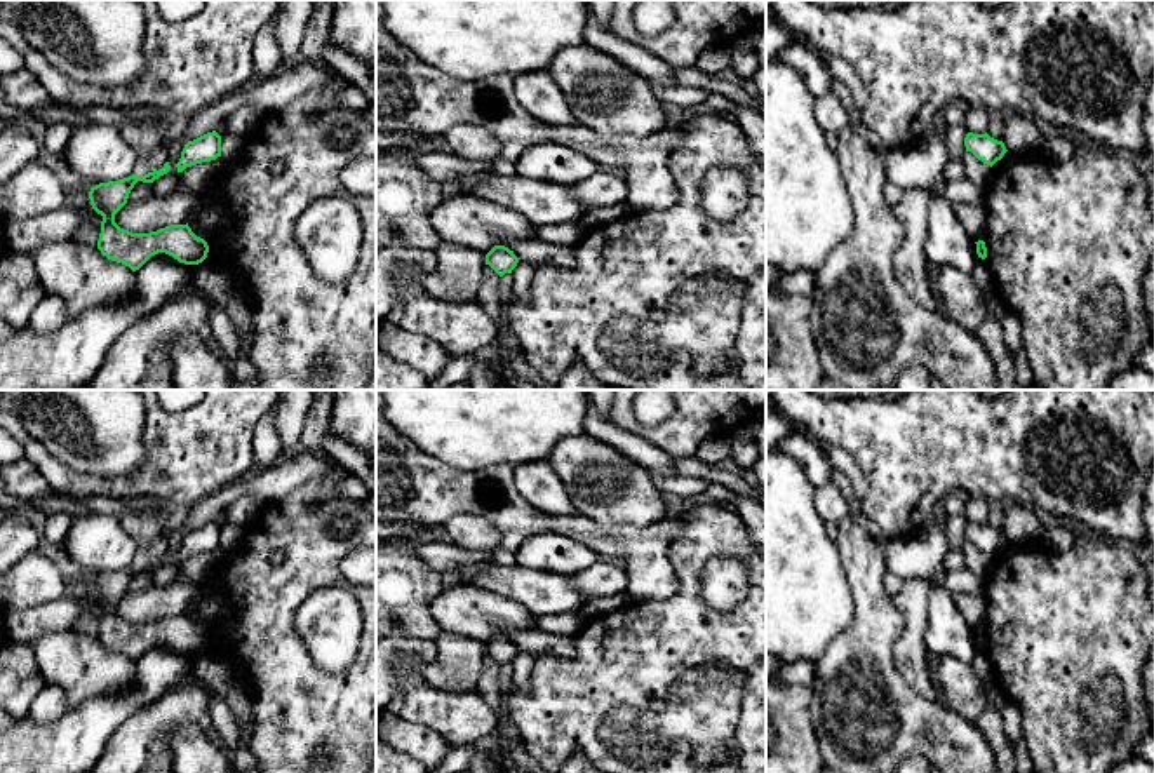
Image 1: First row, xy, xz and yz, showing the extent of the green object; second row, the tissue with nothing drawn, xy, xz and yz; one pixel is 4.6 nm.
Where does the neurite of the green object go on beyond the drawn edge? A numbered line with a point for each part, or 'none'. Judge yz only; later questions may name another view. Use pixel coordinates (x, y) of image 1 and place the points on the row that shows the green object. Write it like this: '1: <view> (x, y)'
none

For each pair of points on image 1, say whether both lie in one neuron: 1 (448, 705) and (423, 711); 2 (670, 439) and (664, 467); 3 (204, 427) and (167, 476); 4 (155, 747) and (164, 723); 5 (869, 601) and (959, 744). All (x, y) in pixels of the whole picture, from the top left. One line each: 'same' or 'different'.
1: same
2: different
3: same
4: same
5: same

